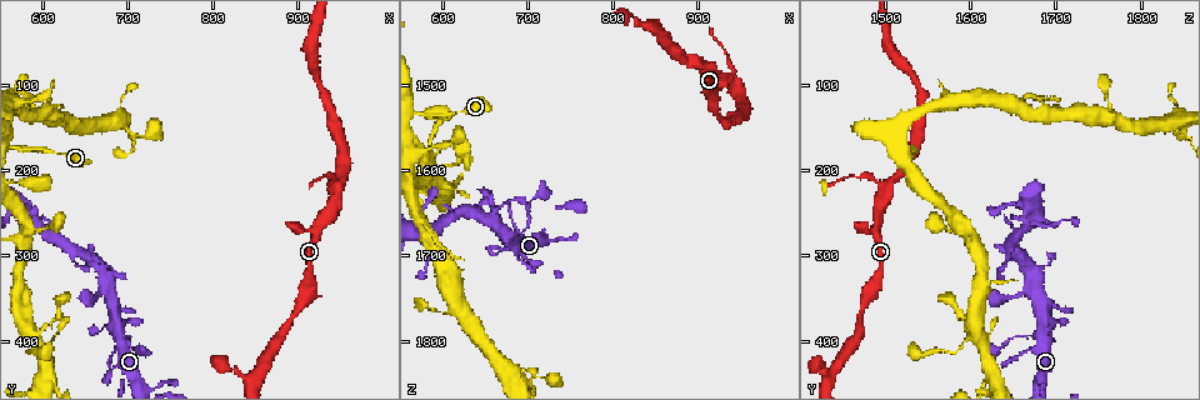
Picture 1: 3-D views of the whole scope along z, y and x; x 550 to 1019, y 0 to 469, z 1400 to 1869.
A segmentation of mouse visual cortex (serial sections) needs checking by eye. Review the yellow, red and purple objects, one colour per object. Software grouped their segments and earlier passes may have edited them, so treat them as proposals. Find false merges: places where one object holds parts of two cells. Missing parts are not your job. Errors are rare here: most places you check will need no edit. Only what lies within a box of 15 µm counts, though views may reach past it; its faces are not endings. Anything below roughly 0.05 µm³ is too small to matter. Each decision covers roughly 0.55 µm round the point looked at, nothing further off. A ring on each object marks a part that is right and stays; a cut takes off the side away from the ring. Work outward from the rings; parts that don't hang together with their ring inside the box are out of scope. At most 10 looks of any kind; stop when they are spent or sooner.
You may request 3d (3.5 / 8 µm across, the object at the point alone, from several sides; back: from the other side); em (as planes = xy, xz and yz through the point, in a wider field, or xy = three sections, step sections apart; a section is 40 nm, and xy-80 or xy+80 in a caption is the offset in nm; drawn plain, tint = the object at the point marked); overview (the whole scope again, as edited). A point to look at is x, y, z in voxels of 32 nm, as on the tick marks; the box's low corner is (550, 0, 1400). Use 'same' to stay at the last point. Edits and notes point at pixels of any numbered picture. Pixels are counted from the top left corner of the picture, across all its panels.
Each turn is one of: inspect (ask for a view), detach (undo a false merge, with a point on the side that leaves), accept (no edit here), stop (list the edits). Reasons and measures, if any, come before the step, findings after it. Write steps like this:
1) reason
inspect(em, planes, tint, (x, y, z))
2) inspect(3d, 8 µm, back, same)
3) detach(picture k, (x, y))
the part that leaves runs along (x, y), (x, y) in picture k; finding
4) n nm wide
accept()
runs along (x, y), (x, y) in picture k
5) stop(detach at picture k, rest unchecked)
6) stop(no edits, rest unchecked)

side arm on a straight run
inspect(3d, 8 µm, (945, 215, 1495))

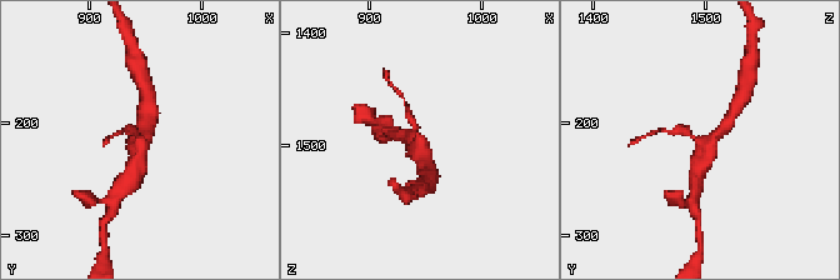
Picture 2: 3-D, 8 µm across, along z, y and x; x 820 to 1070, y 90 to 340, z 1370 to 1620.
3 arms; arms of 200, 400, 450 nm; shape alone is not enough
inspect(em, xy, step 2, tint, (944, 216, 1490))

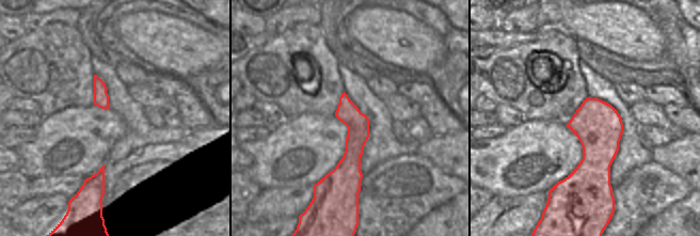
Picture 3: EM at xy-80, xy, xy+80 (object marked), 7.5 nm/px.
170 nm wide
accept()
runs along (344, 96), (353, 153), (341, 188) in picture 3; all the same cell

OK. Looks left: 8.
narrows sharply
inspect(3d, 3.5 µm, (700, 390, 1660))

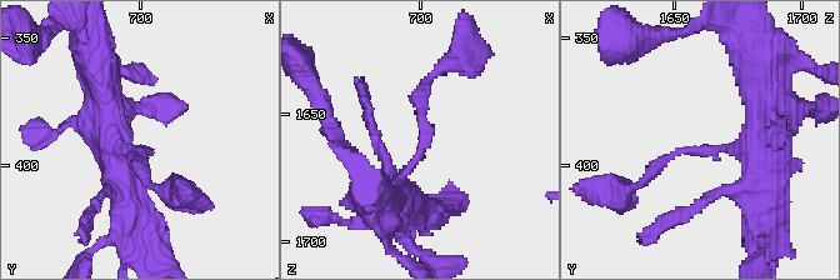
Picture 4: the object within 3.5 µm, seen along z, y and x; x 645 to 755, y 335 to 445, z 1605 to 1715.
shape alone is not enough
inspect(em, xy, step 5, tint, (701, 394, 1657))

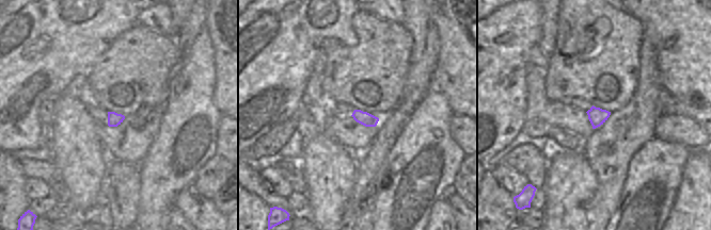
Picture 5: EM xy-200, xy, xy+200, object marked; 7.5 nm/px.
accept()
runs along (395, 205), (421, 150), (418, 100), (440, 68) in picture 4; one cell here

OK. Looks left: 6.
arms part here
inspect(3d, 3.5 µm, (590, 395, 1600))

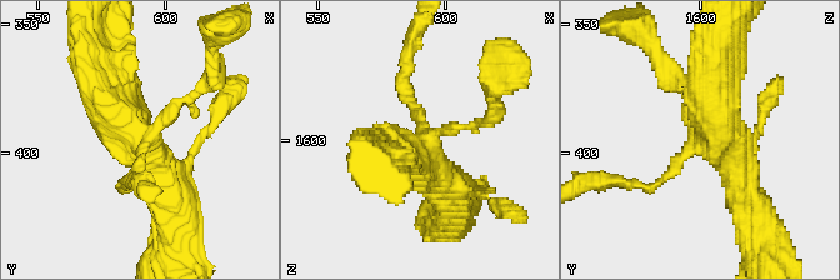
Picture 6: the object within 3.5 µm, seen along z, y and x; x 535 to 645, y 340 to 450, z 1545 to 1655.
need the tissue
inspect(em, xy, step 5, tint, (590, 396, 1601))

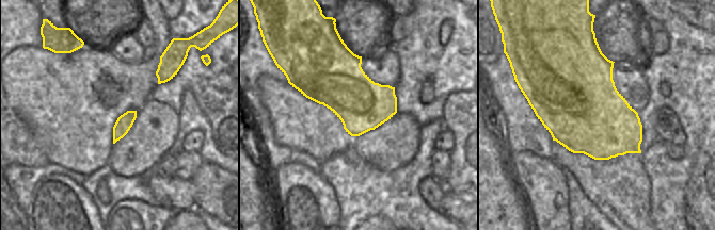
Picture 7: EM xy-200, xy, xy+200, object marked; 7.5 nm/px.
400 nm wide
accept()
runs along (89, 55), (120, 121), (170, 194) in picture 6; one cell here

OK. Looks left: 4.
calibre changes
inspect(3d, 3.5 µm, (725, 160, 1845))

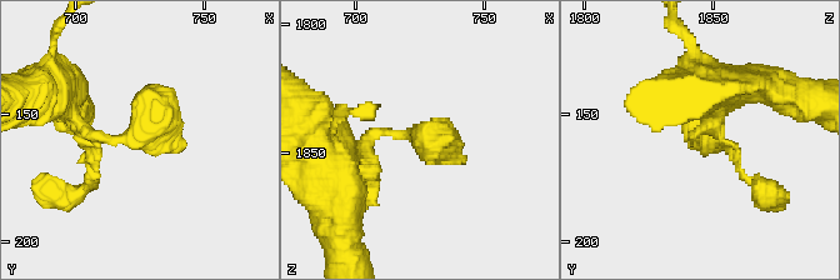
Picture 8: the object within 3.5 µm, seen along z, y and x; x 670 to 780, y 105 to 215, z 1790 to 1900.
need the tissue
inspect(em, xy, step 3, tint, (729, 157, 1846))

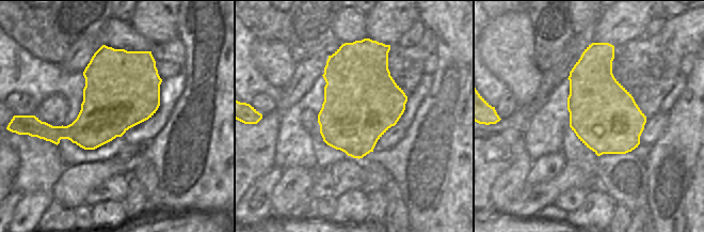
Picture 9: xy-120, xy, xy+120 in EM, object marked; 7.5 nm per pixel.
accept()
all the same cell

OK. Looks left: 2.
stop(no edits, rest unchecked)

